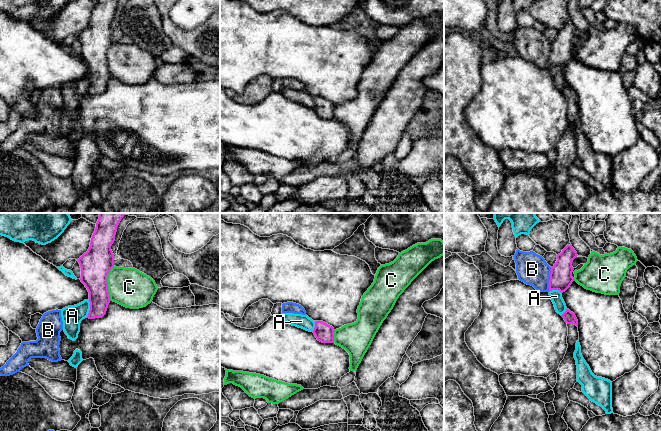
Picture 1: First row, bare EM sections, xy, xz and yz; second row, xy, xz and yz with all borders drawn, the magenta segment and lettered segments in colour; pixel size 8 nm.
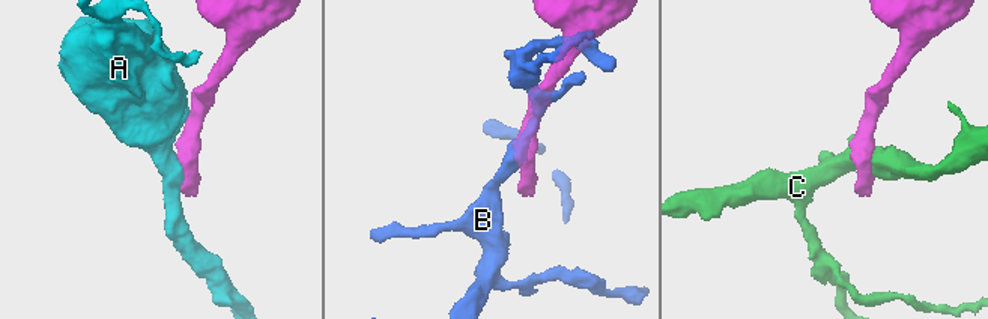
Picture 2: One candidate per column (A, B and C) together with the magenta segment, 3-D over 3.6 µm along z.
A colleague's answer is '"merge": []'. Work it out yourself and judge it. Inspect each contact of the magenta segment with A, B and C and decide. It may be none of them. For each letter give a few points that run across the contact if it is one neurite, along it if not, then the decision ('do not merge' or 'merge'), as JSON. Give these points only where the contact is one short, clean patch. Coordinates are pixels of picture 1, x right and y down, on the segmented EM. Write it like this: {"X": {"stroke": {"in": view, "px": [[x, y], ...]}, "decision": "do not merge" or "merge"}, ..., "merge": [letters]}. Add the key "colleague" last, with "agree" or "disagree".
{"A": {"stroke": {"in": "xy", "px": [[89, 300], [89, 312], [86, 317]]}, "decision": "do not merge"}, "B": {"stroke": {"in": "yz", "px": [[551, 267], [548, 291]]}, "decision": "do not merge"}, "C": {"stroke": {"in": "xy", "px": [[114, 266], [107, 276], [107, 290], [110, 300]]}, "decision": "do not merge"}, "merge": [], "colleague": "agree"}

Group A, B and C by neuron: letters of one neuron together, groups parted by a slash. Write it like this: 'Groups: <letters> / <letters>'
Groups: A / B / C

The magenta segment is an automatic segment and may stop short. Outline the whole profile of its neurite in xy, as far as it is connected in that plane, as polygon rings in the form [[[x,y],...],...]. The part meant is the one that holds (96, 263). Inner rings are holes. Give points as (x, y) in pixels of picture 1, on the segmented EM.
[[[99,213],[90,247],[77,260],[81,267],[80,280],[89,292],[89,319],[102,318],[111,301],[107,283],[107,276],[114,267],[111,246],[124,215],[125,213]]]

